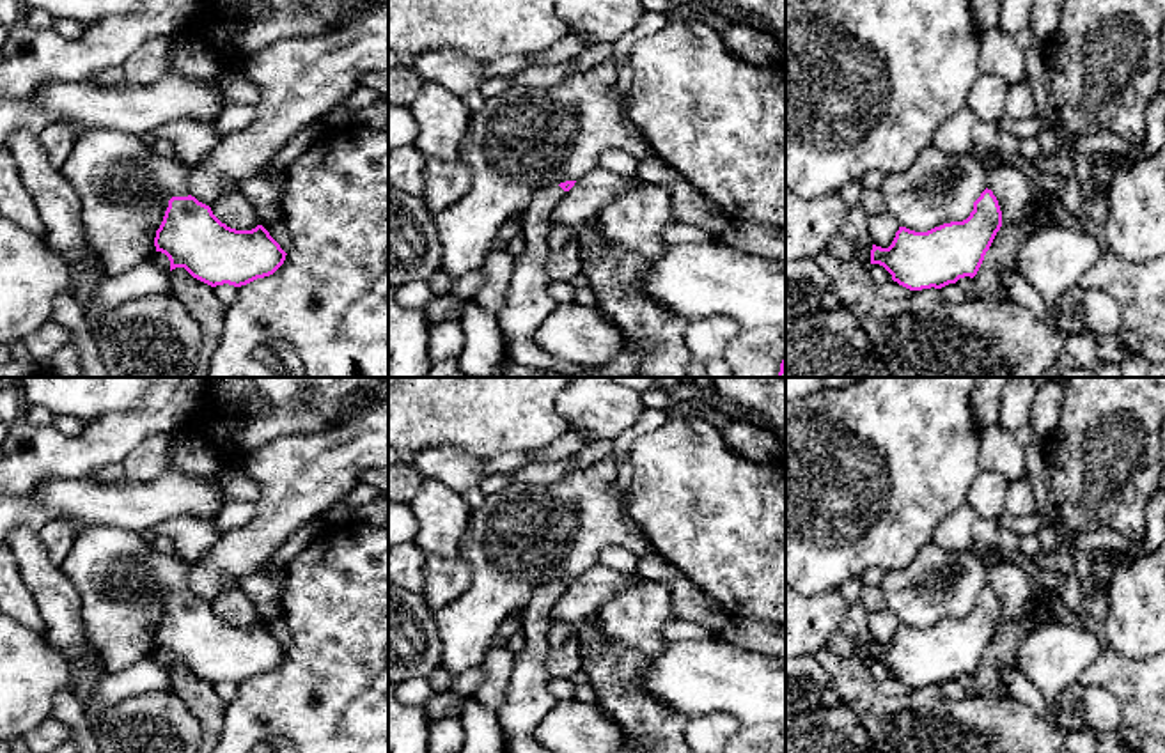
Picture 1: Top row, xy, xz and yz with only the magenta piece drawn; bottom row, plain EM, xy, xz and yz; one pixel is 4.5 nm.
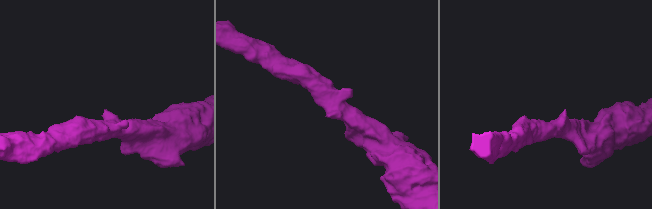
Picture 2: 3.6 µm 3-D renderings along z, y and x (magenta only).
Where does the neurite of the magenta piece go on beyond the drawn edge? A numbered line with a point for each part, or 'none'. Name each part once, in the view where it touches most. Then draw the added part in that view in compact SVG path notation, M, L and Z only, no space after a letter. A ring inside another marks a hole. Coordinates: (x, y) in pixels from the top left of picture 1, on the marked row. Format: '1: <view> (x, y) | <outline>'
1: xz (527, 303) | M559 184L539 190L523 211L523 229L527 250L516 260L504 301L496 312L496 321L505 340L534 338L536 331L550 312L557 307L548 294L551 278L548 264L548 220L559 200L564 197Z

